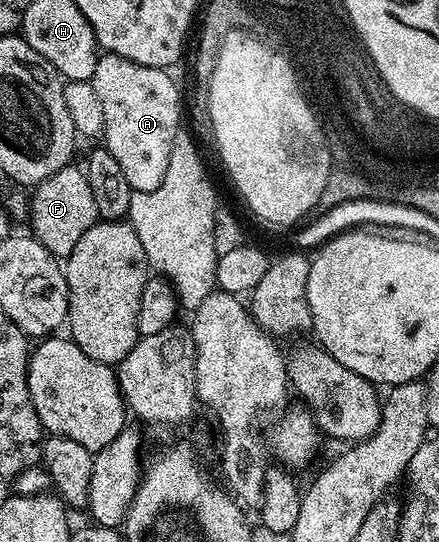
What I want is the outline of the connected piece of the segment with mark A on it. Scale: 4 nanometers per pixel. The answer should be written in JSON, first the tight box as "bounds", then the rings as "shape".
{"bounds":[93,52,180,191],"shape":[[[111,52],[99,55],[93,85],[104,106],[104,147],[120,162],[133,191],[154,191],[164,181],[173,139],[180,129],[178,84],[165,68],[140,66]]]}

